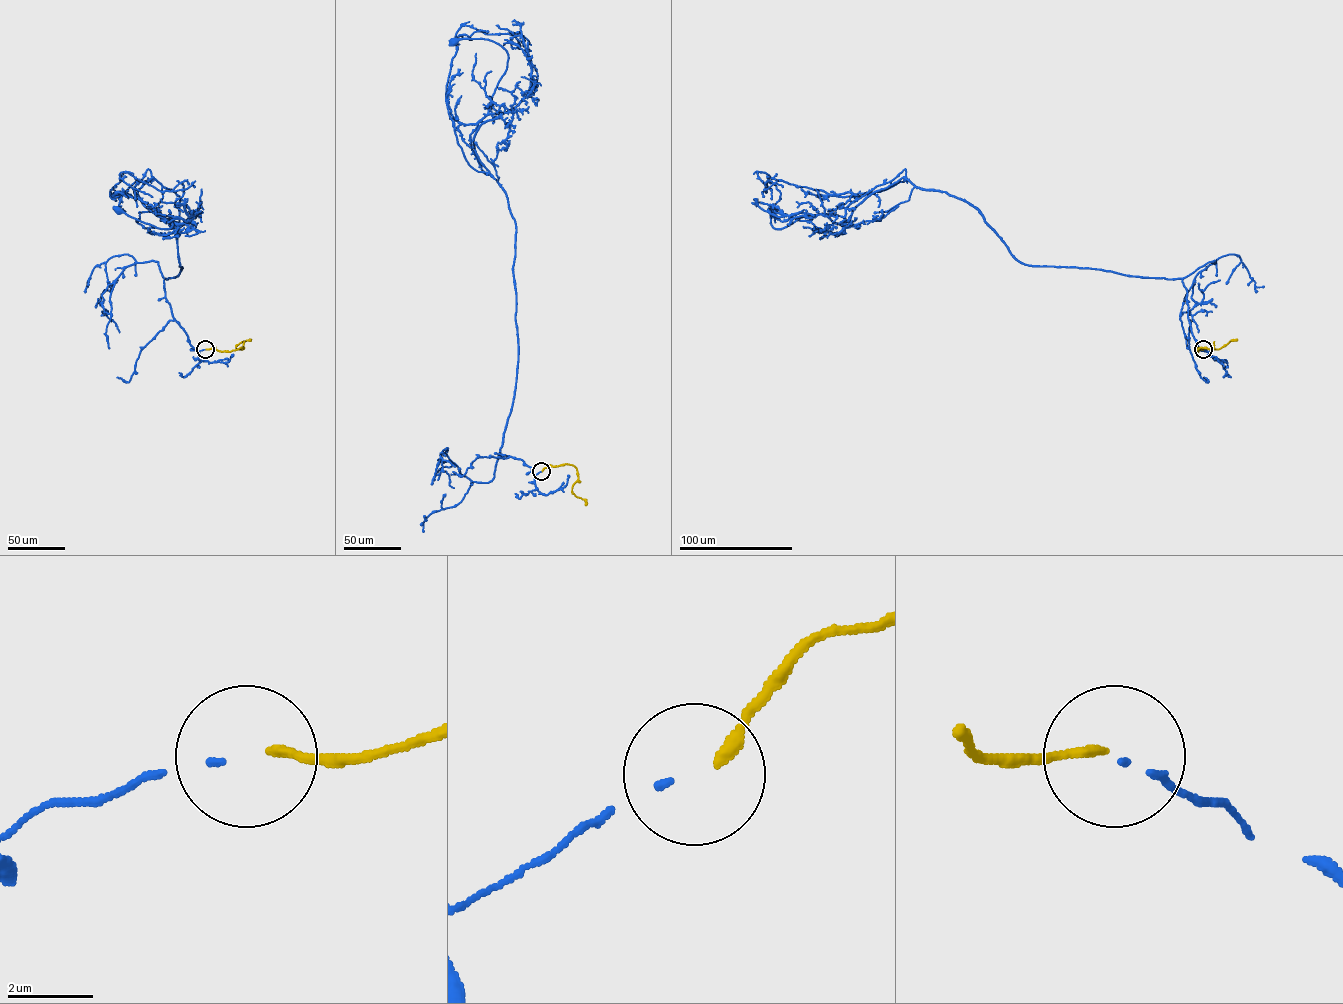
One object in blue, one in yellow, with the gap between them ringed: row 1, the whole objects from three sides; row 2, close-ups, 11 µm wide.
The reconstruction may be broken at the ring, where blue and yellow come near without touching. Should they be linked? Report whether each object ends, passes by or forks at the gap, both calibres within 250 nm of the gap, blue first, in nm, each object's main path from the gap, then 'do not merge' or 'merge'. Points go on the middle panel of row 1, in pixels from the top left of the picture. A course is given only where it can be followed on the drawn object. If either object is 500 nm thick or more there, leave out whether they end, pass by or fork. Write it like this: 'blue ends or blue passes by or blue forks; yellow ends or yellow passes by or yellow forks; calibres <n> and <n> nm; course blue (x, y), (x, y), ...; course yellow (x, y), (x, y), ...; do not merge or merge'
blue ends; yellow ends; calibres 110 and 240 nm; course blue (541, 471), (500, 454), (516, 225), (473, 144), (501, 114), (508, 55), (452, 42); course yellow (542, 471), (549, 466), (573, 465), (578, 479), (572, 491), (584, 499), (586, 505); merge

